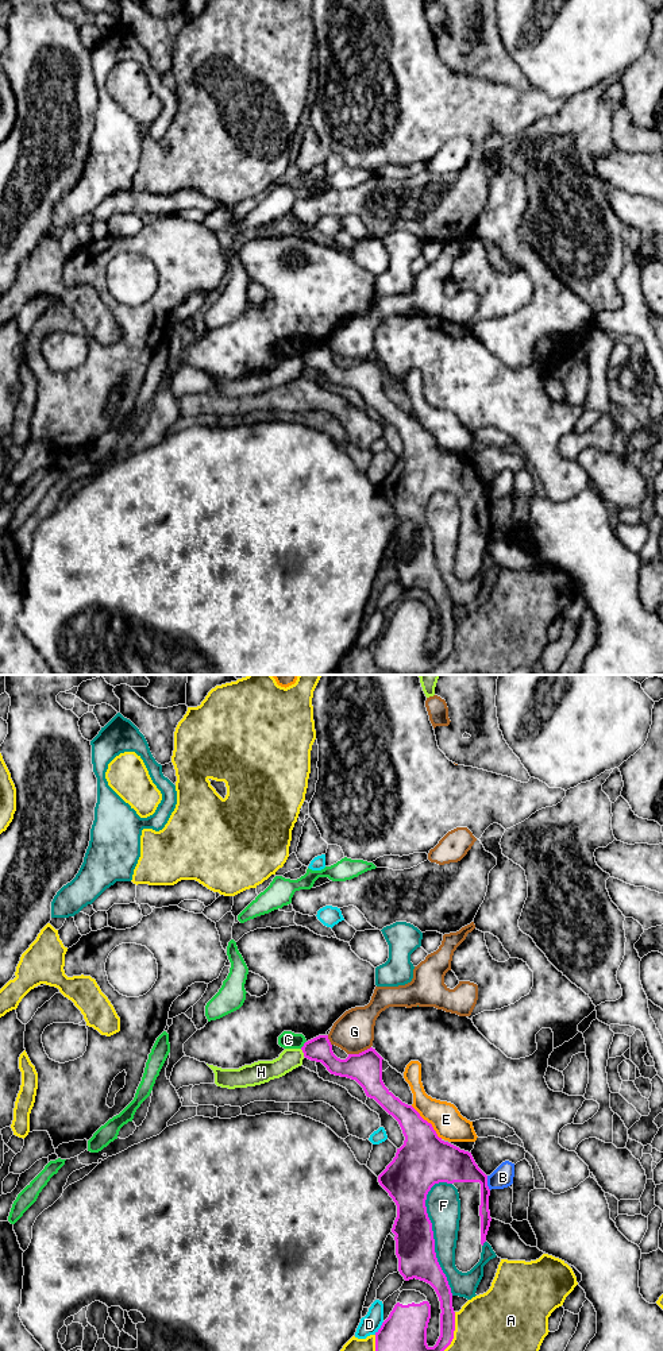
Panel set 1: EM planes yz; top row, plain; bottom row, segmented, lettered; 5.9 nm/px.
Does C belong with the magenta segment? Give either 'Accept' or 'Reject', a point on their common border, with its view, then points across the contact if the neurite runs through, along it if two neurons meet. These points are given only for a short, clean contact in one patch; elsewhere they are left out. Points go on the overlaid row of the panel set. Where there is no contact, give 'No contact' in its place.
Reject. Touches magenta at yz (304, 1045). Boundary: yz (305, 1041), (300, 1048)

